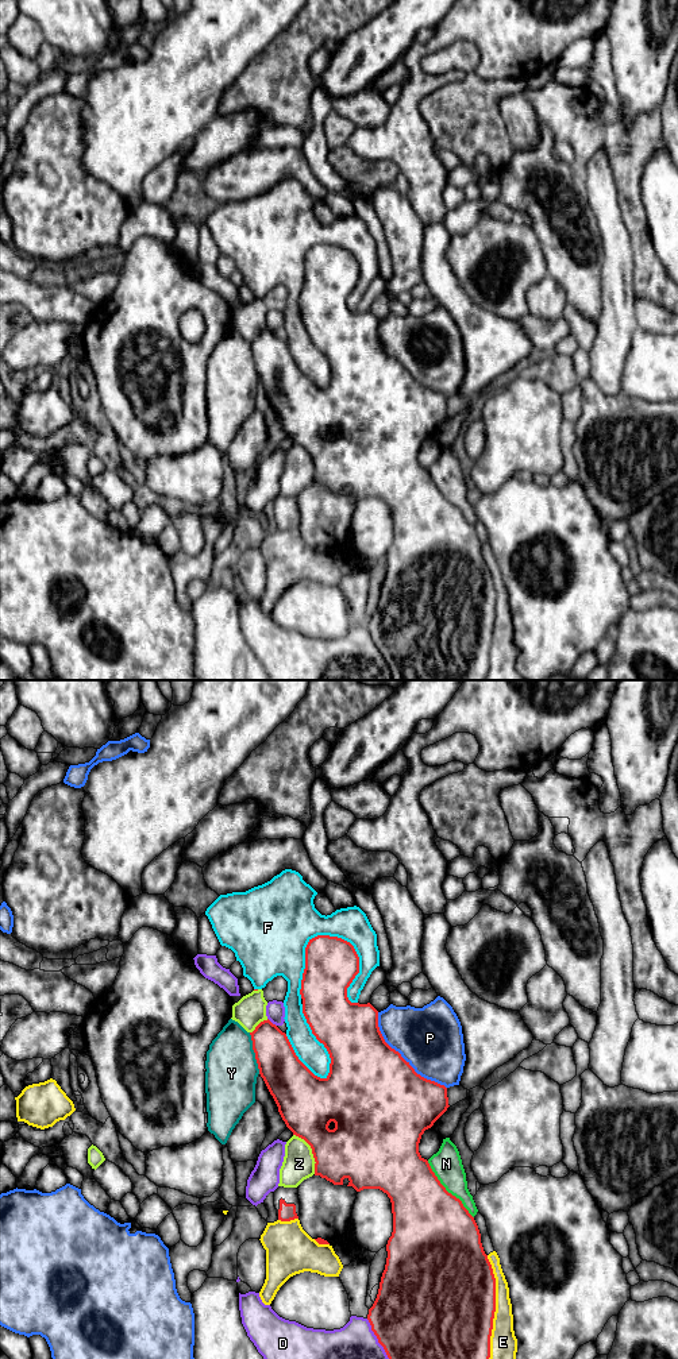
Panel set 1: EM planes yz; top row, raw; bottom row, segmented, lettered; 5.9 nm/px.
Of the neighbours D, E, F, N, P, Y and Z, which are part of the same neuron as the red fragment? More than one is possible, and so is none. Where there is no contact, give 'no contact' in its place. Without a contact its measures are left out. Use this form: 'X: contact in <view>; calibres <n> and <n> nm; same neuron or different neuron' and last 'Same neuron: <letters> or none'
D: contact in yz; calibres 500 and 500 nm; different neuron
E: contact in yz; calibres 500 and 160 nm; different neuron
F: contact in yz; calibres 320 and 200 nm; same neuron
N: contact in yz; calibres 460 and 180 nm; different neuron
P: contact in yz; calibres 500 and 380 nm; different neuron
Y: contact in yz; calibres 260 and 300 nm; different neuron
Z: contact in yz; calibres 360 and 190 nm; different neuron
Same neuron: F

